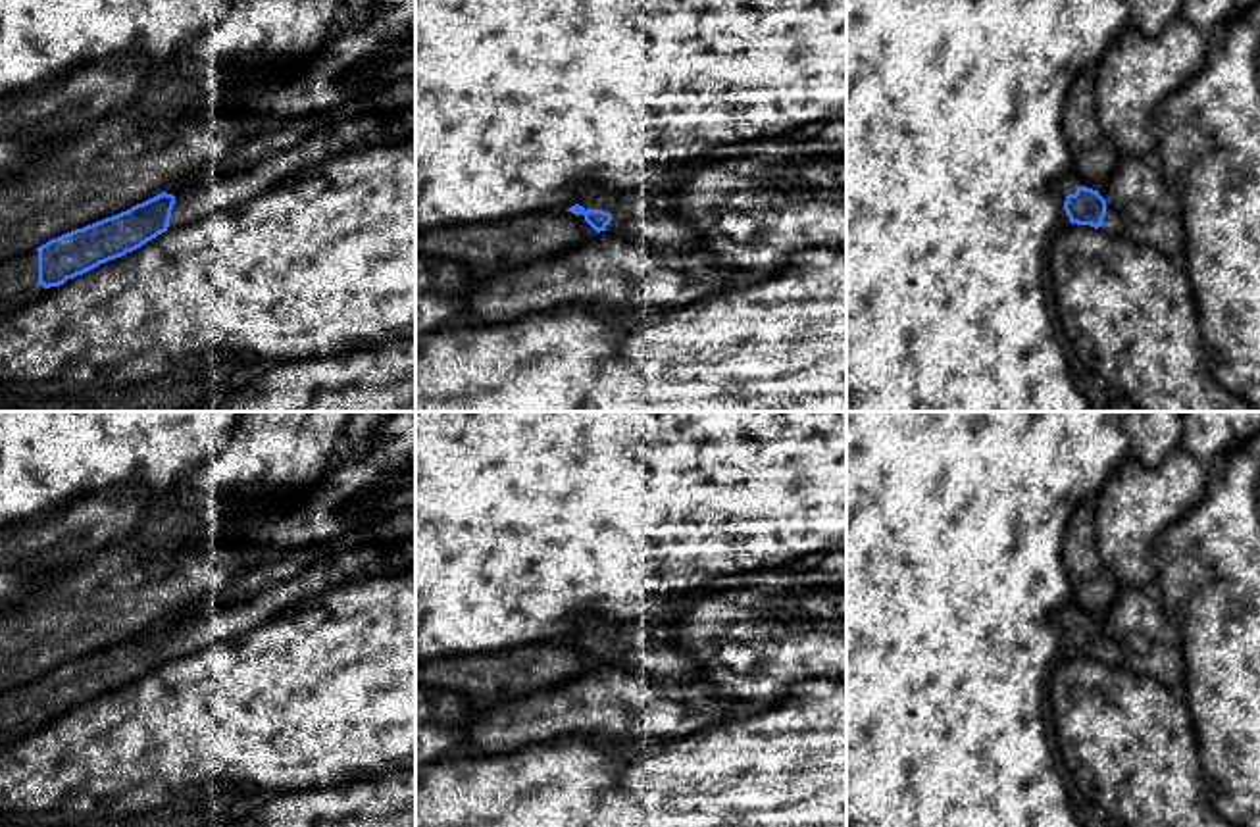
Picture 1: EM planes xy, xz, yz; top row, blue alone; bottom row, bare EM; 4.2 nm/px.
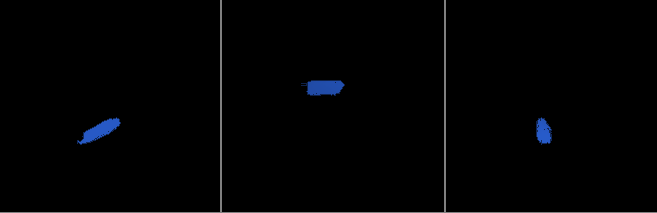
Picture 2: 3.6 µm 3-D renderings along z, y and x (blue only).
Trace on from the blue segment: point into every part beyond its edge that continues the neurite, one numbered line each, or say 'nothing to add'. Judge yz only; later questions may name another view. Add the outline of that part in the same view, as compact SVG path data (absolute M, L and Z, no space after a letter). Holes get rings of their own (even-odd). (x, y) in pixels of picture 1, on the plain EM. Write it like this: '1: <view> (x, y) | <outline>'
1: yz (1112, 654) | M1106 635L1106 646L1104 646L1102 656L1098 658L1098 662L1102 662L1106 665L1125 665L1123 650L1108 635Z

